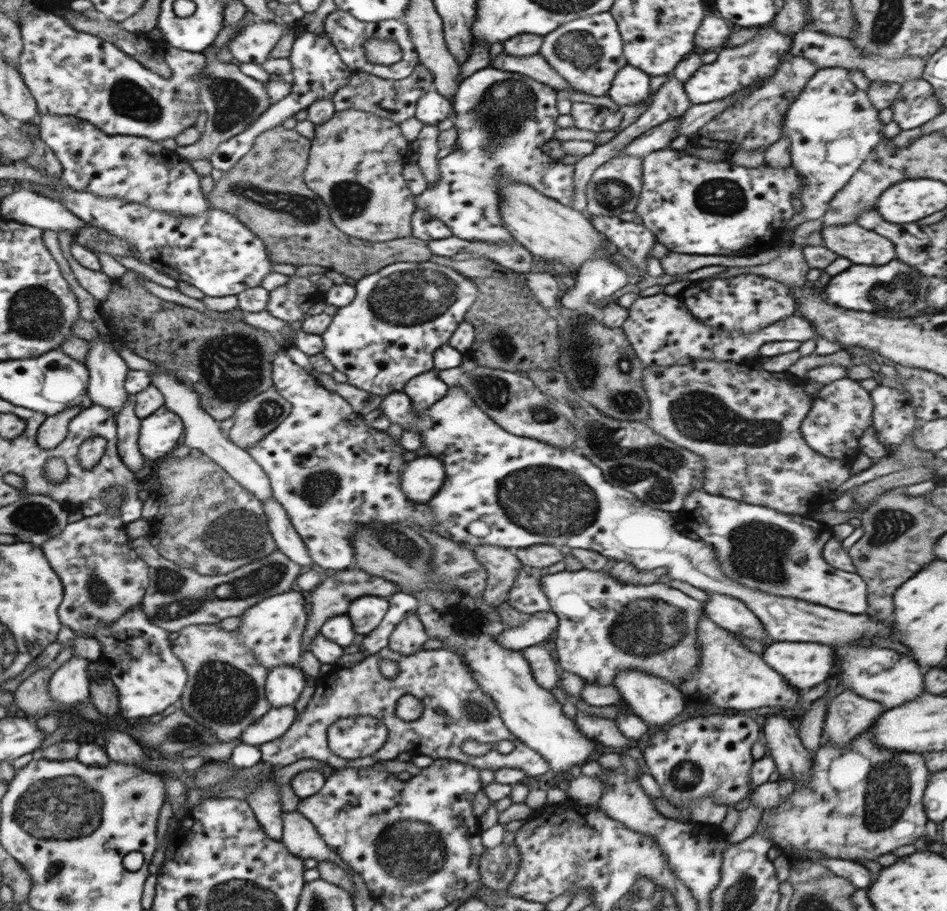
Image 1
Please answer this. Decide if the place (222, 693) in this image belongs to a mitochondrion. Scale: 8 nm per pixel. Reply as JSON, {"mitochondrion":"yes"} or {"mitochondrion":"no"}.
{"mitochondrion":"yes"}

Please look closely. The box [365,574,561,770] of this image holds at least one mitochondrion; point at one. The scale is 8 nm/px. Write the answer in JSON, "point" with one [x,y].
{"point":[473,710]}

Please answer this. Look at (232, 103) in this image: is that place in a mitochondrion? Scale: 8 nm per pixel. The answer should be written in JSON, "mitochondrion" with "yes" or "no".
{"mitochondrion":"yes"}

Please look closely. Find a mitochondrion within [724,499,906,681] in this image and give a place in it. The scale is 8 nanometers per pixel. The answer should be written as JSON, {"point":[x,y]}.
{"point":[761,551]}

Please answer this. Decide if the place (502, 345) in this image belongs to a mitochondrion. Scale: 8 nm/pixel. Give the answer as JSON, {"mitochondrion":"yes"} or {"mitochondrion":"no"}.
{"mitochondrion":"yes"}

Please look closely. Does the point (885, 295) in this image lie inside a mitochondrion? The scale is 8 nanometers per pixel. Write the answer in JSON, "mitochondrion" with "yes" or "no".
{"mitochondrion":"yes"}

